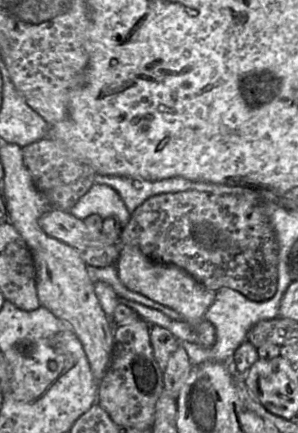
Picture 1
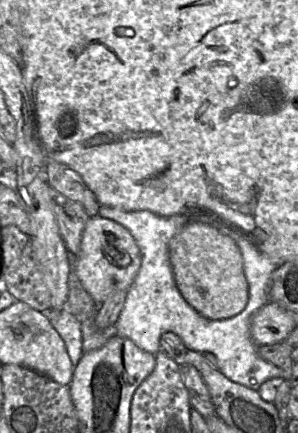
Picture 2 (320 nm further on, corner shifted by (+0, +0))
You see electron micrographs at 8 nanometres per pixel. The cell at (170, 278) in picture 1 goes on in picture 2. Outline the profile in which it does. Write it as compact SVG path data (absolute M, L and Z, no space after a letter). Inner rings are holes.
M189 221L171 239L169 260L176 285L185 300L201 315L211 320L231 318L248 301L248 284L243 258L236 242L215 227Z

